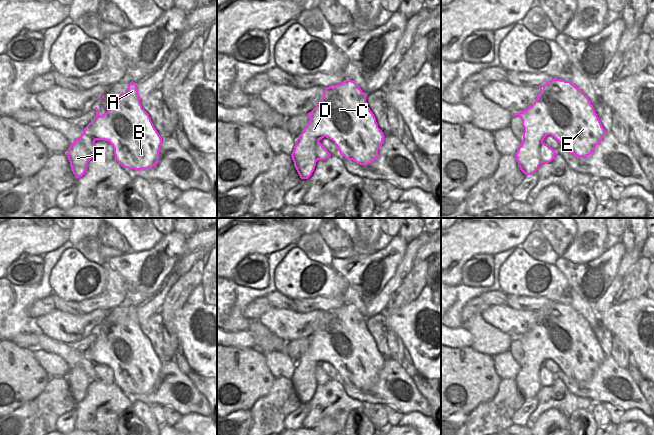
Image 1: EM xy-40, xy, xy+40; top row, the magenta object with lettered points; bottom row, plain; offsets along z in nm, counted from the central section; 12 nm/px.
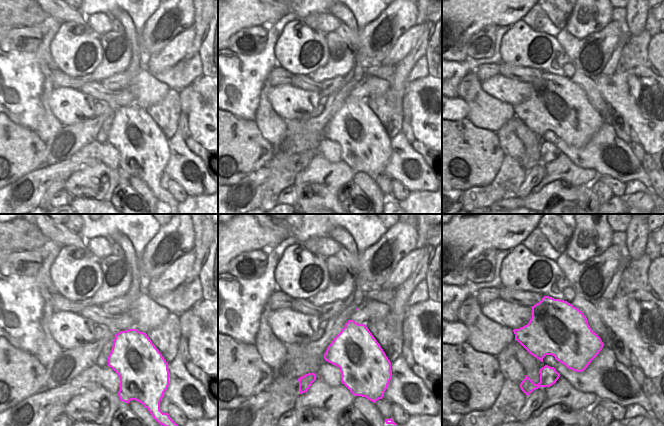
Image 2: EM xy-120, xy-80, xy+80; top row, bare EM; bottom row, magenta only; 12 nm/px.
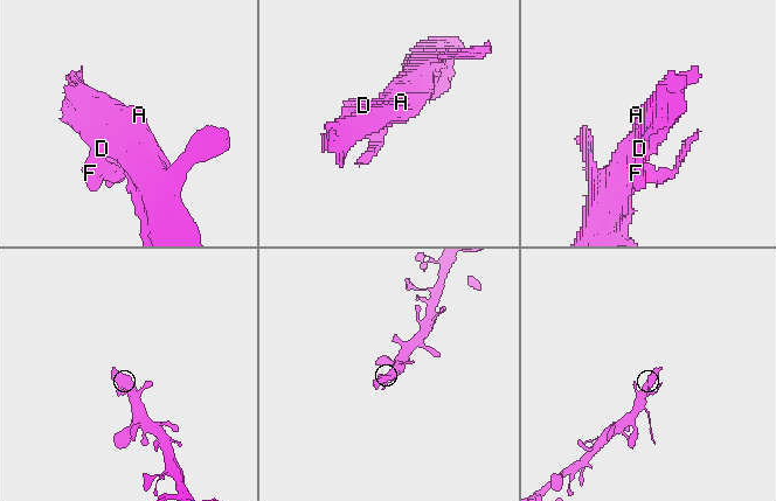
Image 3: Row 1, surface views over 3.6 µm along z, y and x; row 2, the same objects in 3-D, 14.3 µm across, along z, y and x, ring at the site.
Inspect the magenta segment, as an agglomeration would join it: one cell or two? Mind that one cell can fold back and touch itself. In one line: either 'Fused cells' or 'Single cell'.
Single cell

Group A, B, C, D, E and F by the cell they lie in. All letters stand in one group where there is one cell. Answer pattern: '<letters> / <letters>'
A B C D E F

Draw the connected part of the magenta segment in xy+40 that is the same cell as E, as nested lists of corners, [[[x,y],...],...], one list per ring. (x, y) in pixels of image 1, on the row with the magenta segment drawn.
[[[554,78],[539,88],[540,93],[531,106],[512,114],[521,118],[524,128],[523,141],[515,157],[526,176],[535,173],[541,163],[551,162],[557,154],[543,142],[547,135],[554,137],[567,152],[577,157],[586,157],[606,134],[589,98],[570,81]]]

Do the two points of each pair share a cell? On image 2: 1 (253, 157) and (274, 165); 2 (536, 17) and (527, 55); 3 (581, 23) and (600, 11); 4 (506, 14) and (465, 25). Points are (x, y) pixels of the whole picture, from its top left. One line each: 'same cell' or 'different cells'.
1: different cells
2: different cells
3: same cell
4: same cell

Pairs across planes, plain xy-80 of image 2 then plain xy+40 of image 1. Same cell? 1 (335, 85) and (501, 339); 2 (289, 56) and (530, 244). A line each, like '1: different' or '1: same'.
1: different
2: different

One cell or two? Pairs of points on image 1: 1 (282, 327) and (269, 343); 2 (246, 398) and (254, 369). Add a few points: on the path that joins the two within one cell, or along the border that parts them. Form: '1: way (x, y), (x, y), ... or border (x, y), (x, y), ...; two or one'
1: border (258, 319), (271, 332), (286, 342); two
2: way (246, 391), (247, 376); one

